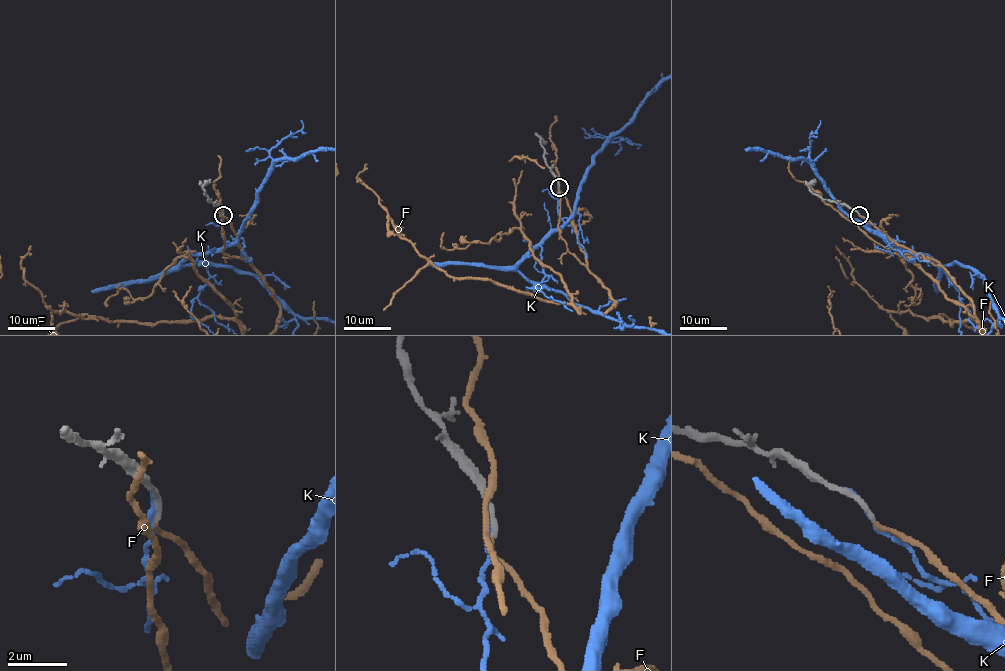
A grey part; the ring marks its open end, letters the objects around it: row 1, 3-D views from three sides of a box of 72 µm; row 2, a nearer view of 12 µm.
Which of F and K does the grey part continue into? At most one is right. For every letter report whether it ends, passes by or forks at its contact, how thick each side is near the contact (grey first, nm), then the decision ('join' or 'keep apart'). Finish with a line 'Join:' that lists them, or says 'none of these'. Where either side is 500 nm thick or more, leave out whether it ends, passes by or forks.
F: it ends there; 190 nm thick on the grey side, 170 nm on the other; join
K: it ends there; 260 nm thick on the grey side, 180 nm on the other; keep apart
Join: F

